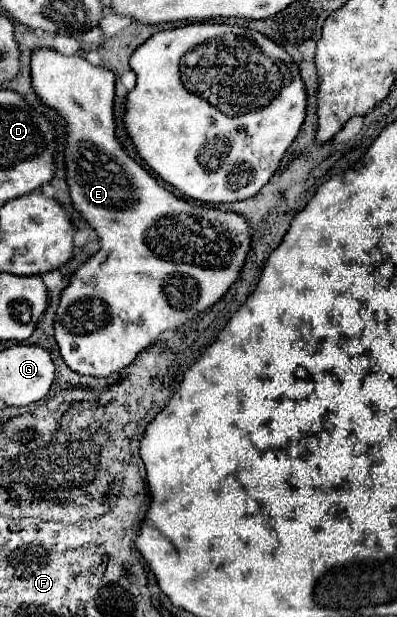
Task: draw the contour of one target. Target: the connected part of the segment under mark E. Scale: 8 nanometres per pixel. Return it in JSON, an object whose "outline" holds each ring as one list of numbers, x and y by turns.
{"outline":[[36,48,32,52,32,88,38,96,38,100,42,104,46,104,50,110,58,112,60,118,66,122,66,152,64,152,64,164,66,164,66,182,68,182,68,190,70,190,70,200,76,208,76,212,82,216,82,220,96,230,98,240,100,240,100,250,90,256,82,266,78,266,72,274,70,274,70,282,68,286,62,290,60,296,60,304,56,310,56,318,54,318,54,338,58,342,60,348,60,356,66,362,66,366,78,374,84,376,108,376,116,370,120,370,122,366,128,366,134,356,148,348,152,344,154,338,158,338,164,330,170,328,178,328,182,326,186,320,190,320,194,314,198,314,200,310,206,310,208,306,212,306,214,302,218,302,226,290,230,288,230,284,238,278,238,272,244,264,244,256,248,252,250,246,250,224,234,214,234,212,222,212,216,208,208,208,208,206,194,206,182,198,176,198,172,192,164,190,156,178,150,176,150,172,146,172,138,162,134,162,133,158,126,156,122,146,118,144,116,136,114,136,114,112,112,112,112,100,114,100,114,74,108,68,102,66,92,66,90,62,86,62,82,56,62,56,56,50,50,48]]}

